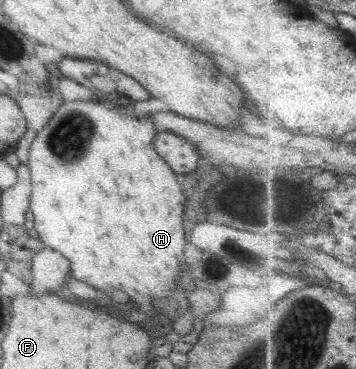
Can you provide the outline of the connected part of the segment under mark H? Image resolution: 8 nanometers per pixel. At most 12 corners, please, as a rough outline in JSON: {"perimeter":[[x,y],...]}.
{"perimeter":[[63,102],[28,150],[71,276],[169,296],[186,196],[144,115]]}

